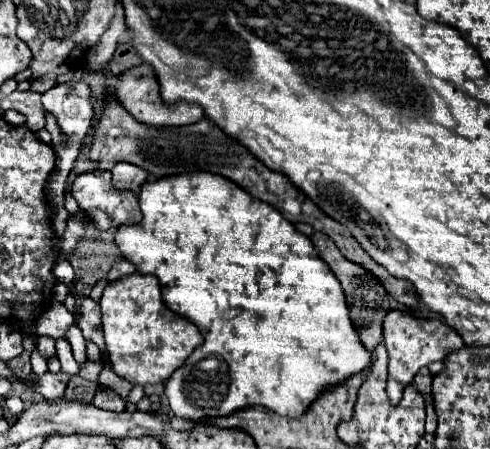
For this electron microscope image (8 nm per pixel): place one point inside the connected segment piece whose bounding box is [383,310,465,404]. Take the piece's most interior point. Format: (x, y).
(411, 343)

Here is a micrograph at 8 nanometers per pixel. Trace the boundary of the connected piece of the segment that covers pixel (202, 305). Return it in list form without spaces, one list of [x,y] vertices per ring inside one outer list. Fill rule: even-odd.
[[[209,172],[179,174],[179,176],[169,176],[169,178],[159,178],[155,182],[147,182],[141,188],[141,202],[139,204],[141,204],[143,220],[135,226],[121,226],[115,234],[115,244],[119,246],[123,256],[135,264],[137,272],[153,274],[159,278],[161,298],[163,298],[165,306],[171,308],[171,312],[181,314],[183,318],[193,322],[199,328],[199,332],[203,334],[203,344],[165,382],[165,396],[167,396],[169,406],[177,418],[187,418],[193,422],[211,420],[217,416],[233,414],[235,410],[243,410],[247,406],[263,406],[263,408],[269,408],[281,416],[299,418],[299,416],[303,416],[303,412],[307,412],[307,408],[323,392],[327,392],[333,386],[343,384],[353,374],[359,374],[371,366],[373,354],[363,346],[363,342],[361,342],[361,338],[359,338],[359,334],[357,334],[357,330],[349,318],[345,294],[343,294],[339,280],[335,278],[335,274],[331,274],[329,266],[325,262],[321,262],[321,258],[315,254],[311,240],[305,234],[297,232],[293,228],[293,224],[287,222],[271,204],[261,202],[257,198],[251,198],[251,194],[247,194],[243,188],[235,186],[235,182],[231,182],[219,174],[209,174]],[[201,354],[211,354],[207,358],[215,358],[219,362],[199,362]]]

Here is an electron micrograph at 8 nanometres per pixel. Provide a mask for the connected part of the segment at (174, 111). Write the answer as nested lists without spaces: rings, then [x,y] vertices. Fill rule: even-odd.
[[[141,64],[131,68],[129,72],[117,76],[115,88],[111,90],[119,98],[121,106],[133,114],[139,122],[145,122],[149,126],[183,126],[183,124],[195,124],[205,116],[205,110],[199,104],[189,104],[189,102],[175,102],[175,104],[165,104],[159,92],[159,82],[149,64]]]

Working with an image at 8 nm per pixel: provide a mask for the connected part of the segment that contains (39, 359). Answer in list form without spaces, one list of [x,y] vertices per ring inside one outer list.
[[[35,346],[33,352],[31,352],[31,366],[33,366],[33,372],[35,372],[35,374],[45,374],[45,372],[47,372],[47,362],[45,362],[45,358],[39,354],[37,346]]]

